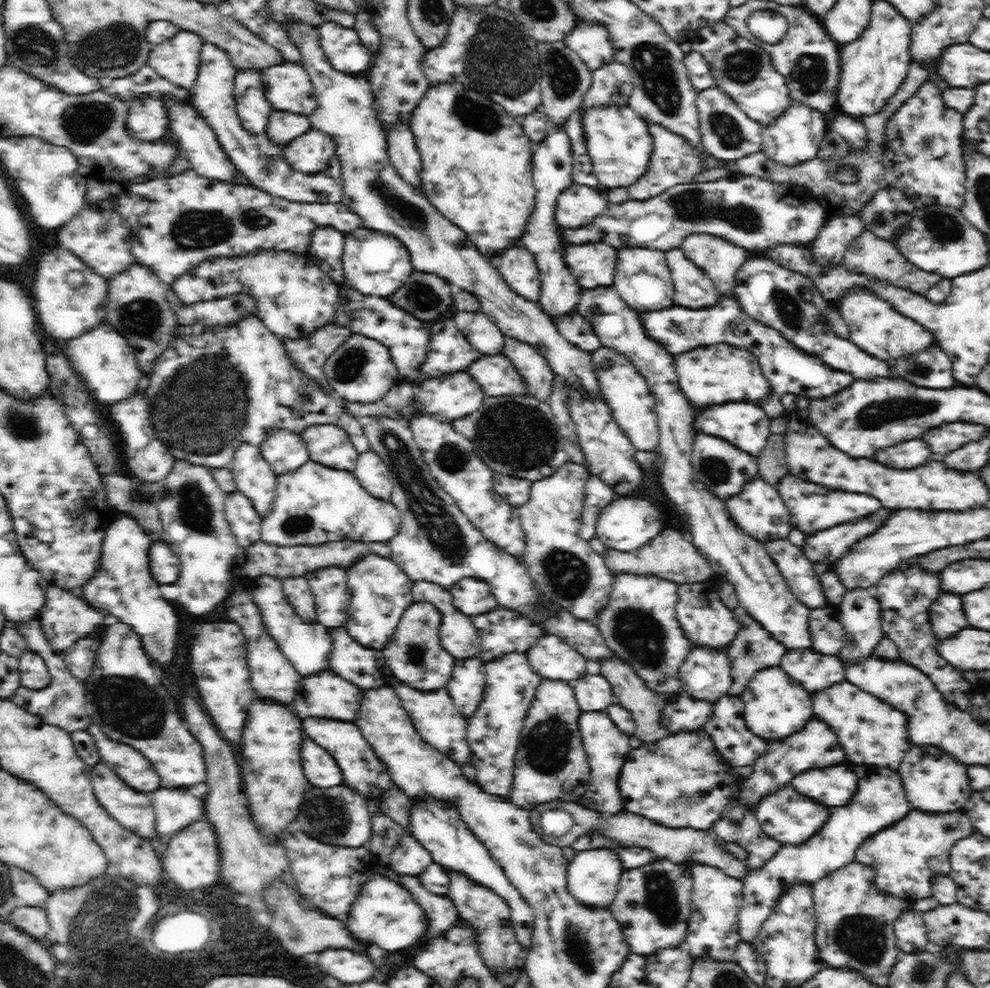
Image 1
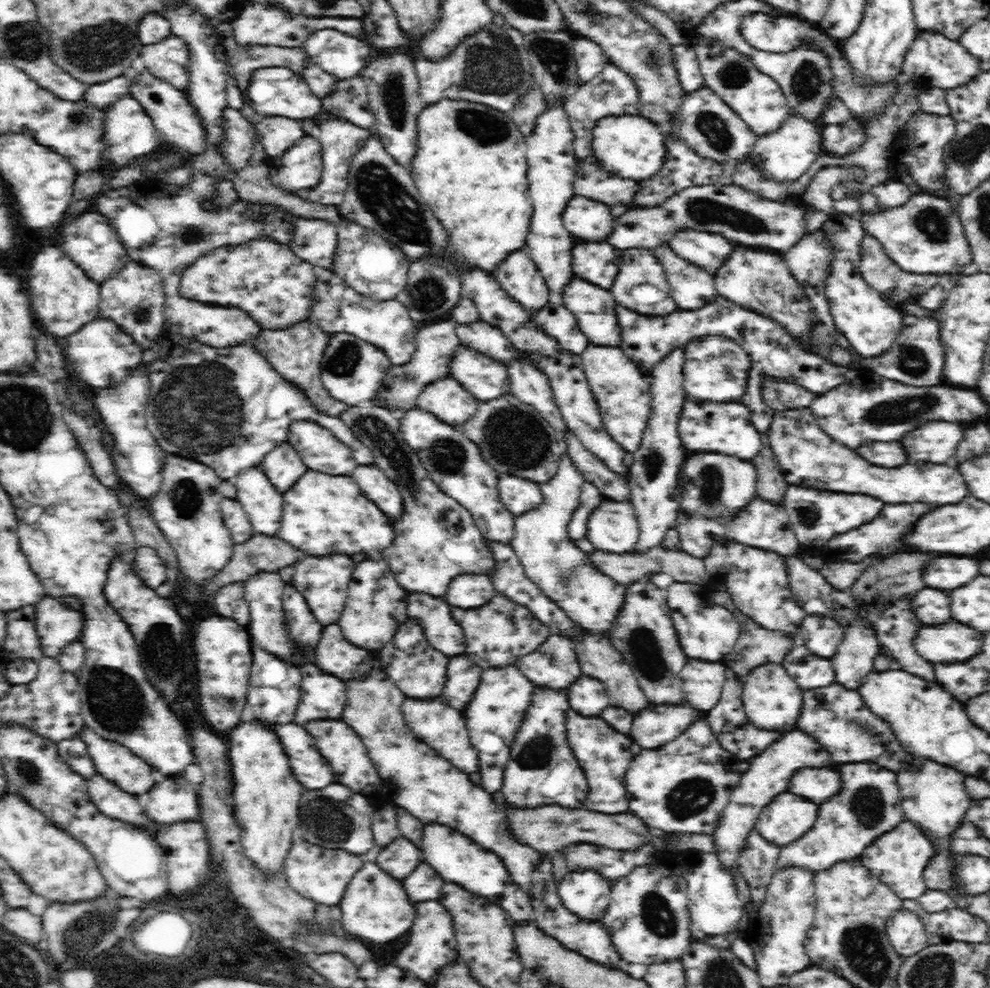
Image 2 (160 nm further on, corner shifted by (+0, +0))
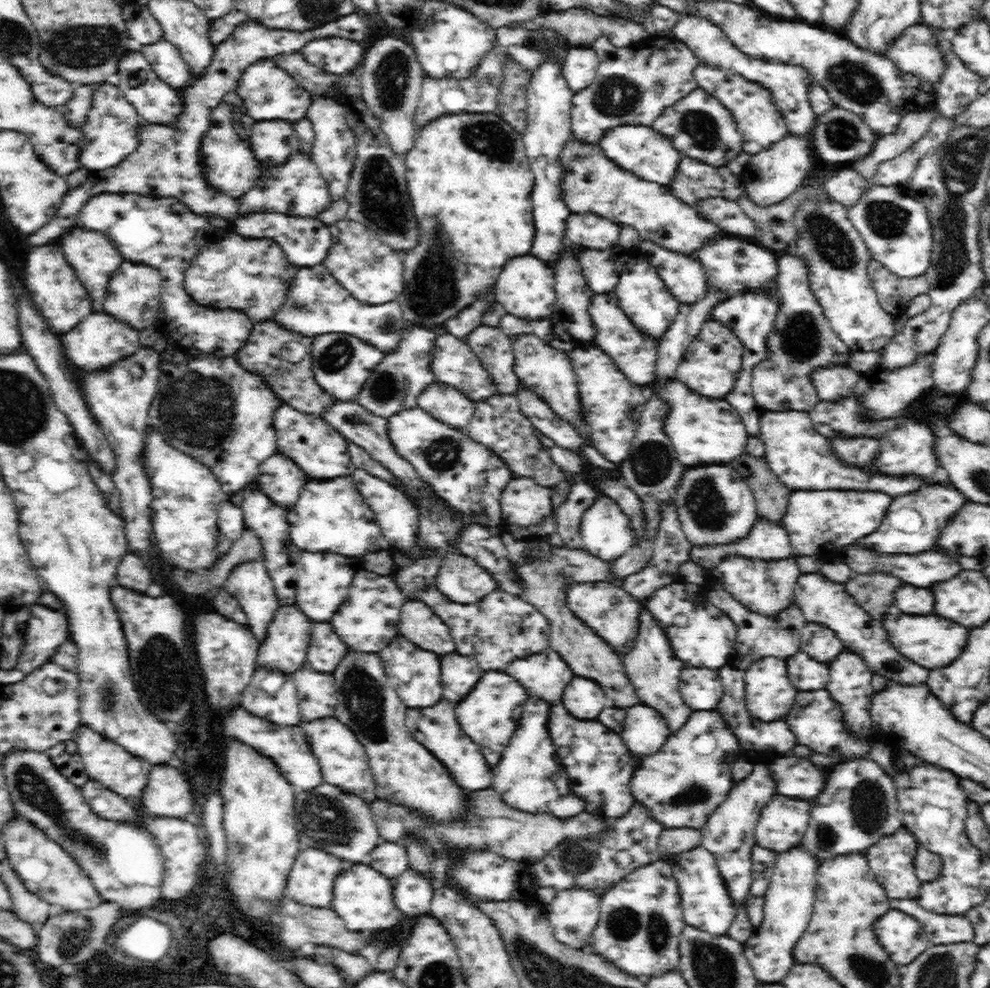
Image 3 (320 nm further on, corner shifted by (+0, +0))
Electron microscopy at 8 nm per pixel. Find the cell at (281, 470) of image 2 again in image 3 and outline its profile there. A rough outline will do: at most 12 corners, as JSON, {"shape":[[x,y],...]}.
{"shape":[[276,452],[261,462],[258,483],[290,508],[307,479],[300,465]]}

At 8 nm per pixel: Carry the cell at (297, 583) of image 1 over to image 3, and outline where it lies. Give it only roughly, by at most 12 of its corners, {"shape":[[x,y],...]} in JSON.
{"shape":[[281,603],[257,664],[290,673],[309,655],[314,623]]}

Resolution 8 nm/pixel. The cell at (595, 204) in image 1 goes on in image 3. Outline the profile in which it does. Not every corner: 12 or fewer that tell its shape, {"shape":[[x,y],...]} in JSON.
{"shape":[[571,212],[568,243],[618,250],[621,225],[604,216]]}

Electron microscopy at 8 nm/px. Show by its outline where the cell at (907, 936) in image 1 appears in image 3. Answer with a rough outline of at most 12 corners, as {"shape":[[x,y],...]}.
{"shape":[[900,910],[878,920],[877,935],[896,964],[933,944],[918,920]]}

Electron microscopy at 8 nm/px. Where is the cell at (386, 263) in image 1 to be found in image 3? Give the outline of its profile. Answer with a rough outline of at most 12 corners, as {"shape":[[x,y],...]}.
{"shape":[[348,218],[325,268],[356,300],[404,290],[403,254]]}

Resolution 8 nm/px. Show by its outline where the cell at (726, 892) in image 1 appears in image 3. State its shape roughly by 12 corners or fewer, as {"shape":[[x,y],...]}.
{"shape":[[702,846],[669,861],[688,926],[724,936],[737,906]]}

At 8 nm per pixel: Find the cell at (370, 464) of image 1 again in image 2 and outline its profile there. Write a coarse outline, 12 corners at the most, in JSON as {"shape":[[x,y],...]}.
{"shape":[[375,462],[350,475],[392,519],[401,513],[396,485]]}

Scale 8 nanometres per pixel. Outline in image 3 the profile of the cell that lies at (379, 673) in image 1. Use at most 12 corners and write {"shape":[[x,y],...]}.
{"shape":[[314,623],[306,664],[334,672],[351,651],[332,623]]}

